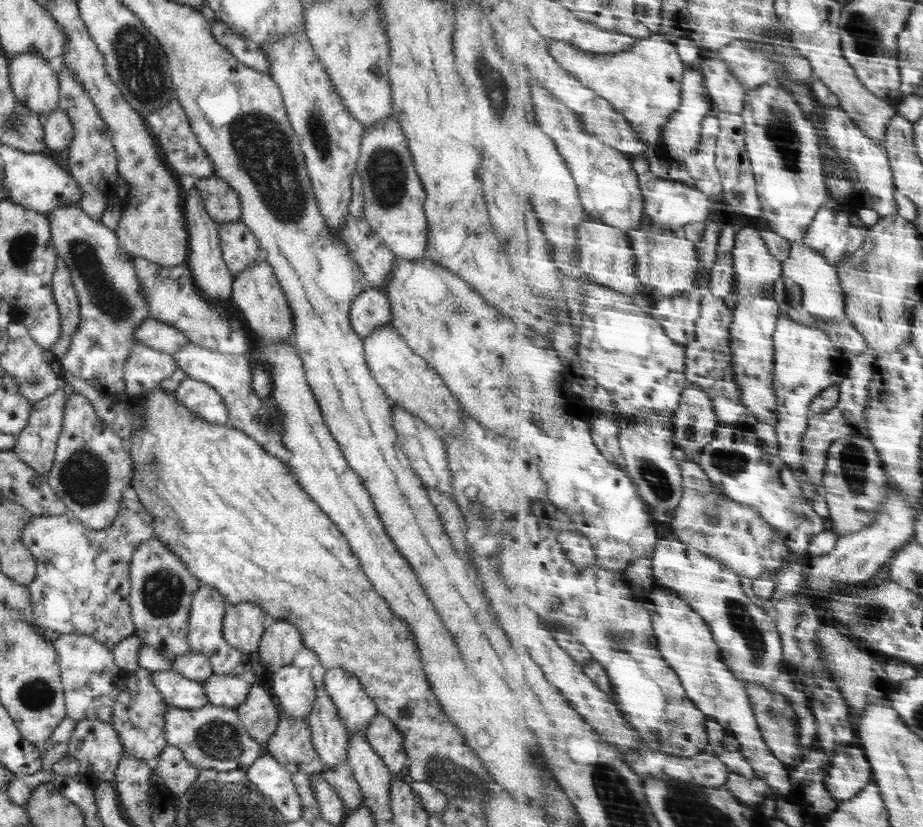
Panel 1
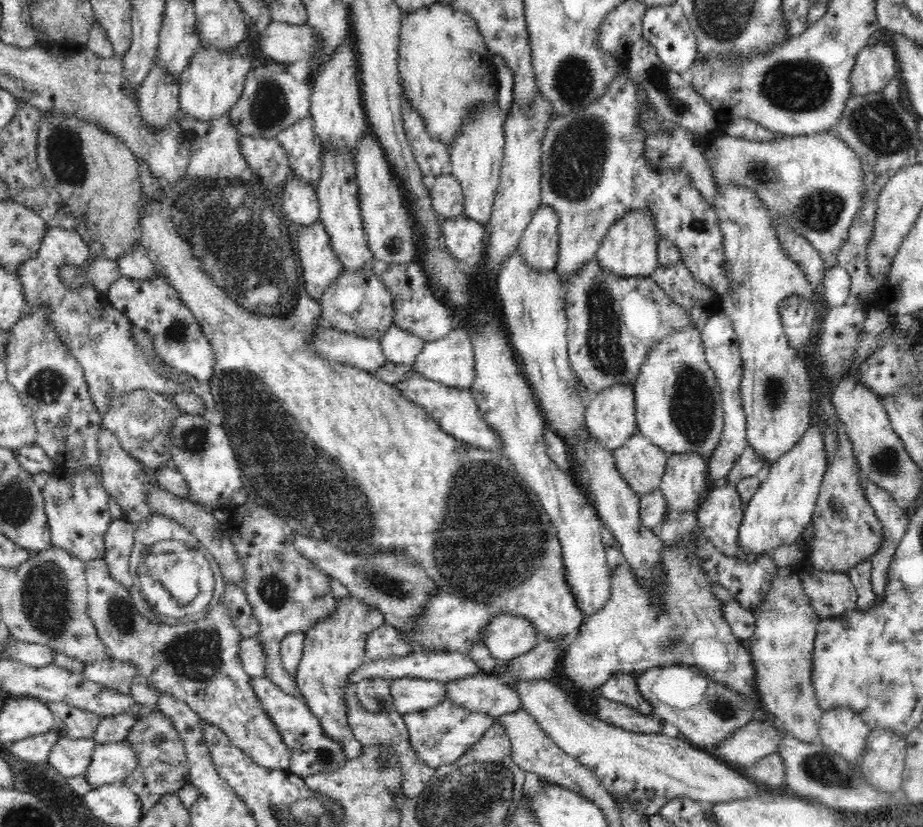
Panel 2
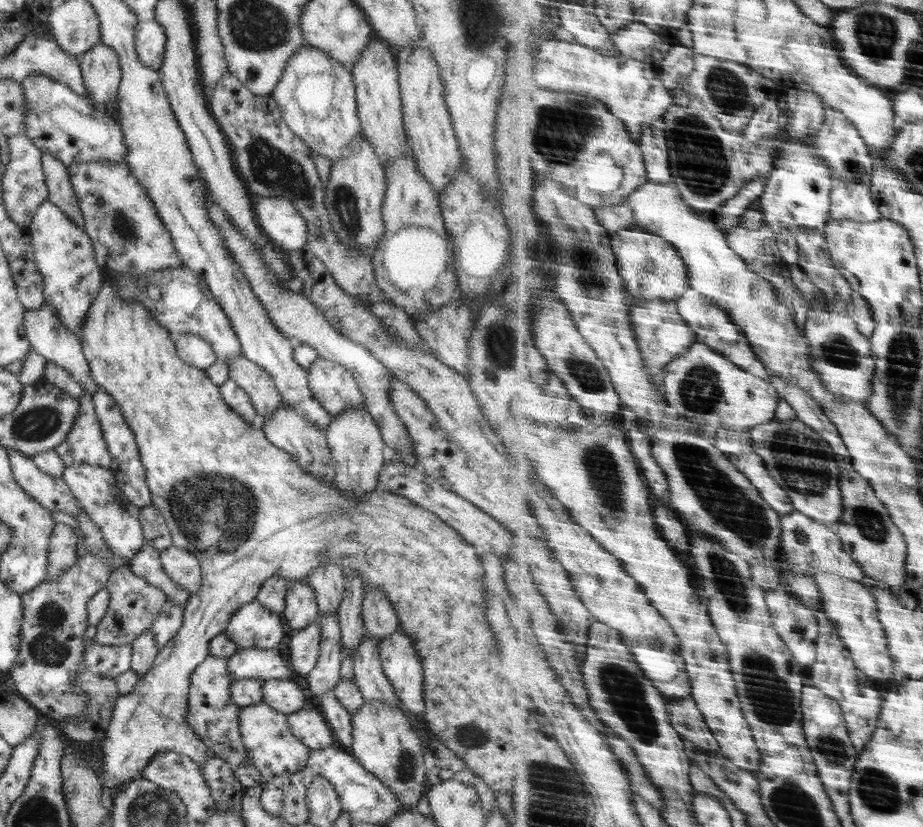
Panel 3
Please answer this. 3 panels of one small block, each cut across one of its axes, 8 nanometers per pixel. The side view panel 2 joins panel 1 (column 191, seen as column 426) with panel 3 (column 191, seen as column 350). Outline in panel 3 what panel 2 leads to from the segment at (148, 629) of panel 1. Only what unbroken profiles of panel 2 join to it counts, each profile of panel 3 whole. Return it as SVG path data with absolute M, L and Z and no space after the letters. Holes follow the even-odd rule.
M169 545L158 551L163 572L180 588L195 592L201 584L200 561L185 549Z

